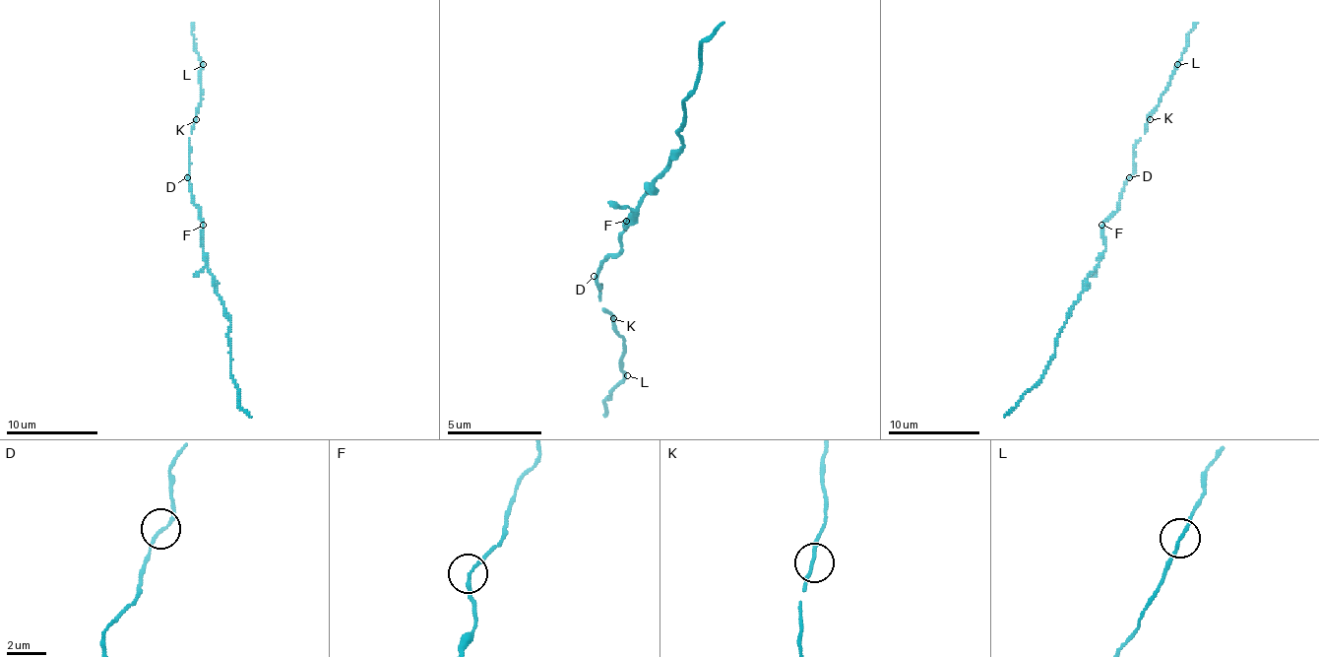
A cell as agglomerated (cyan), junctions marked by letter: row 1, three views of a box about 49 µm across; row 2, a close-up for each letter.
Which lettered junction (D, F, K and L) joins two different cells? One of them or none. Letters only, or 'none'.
none

